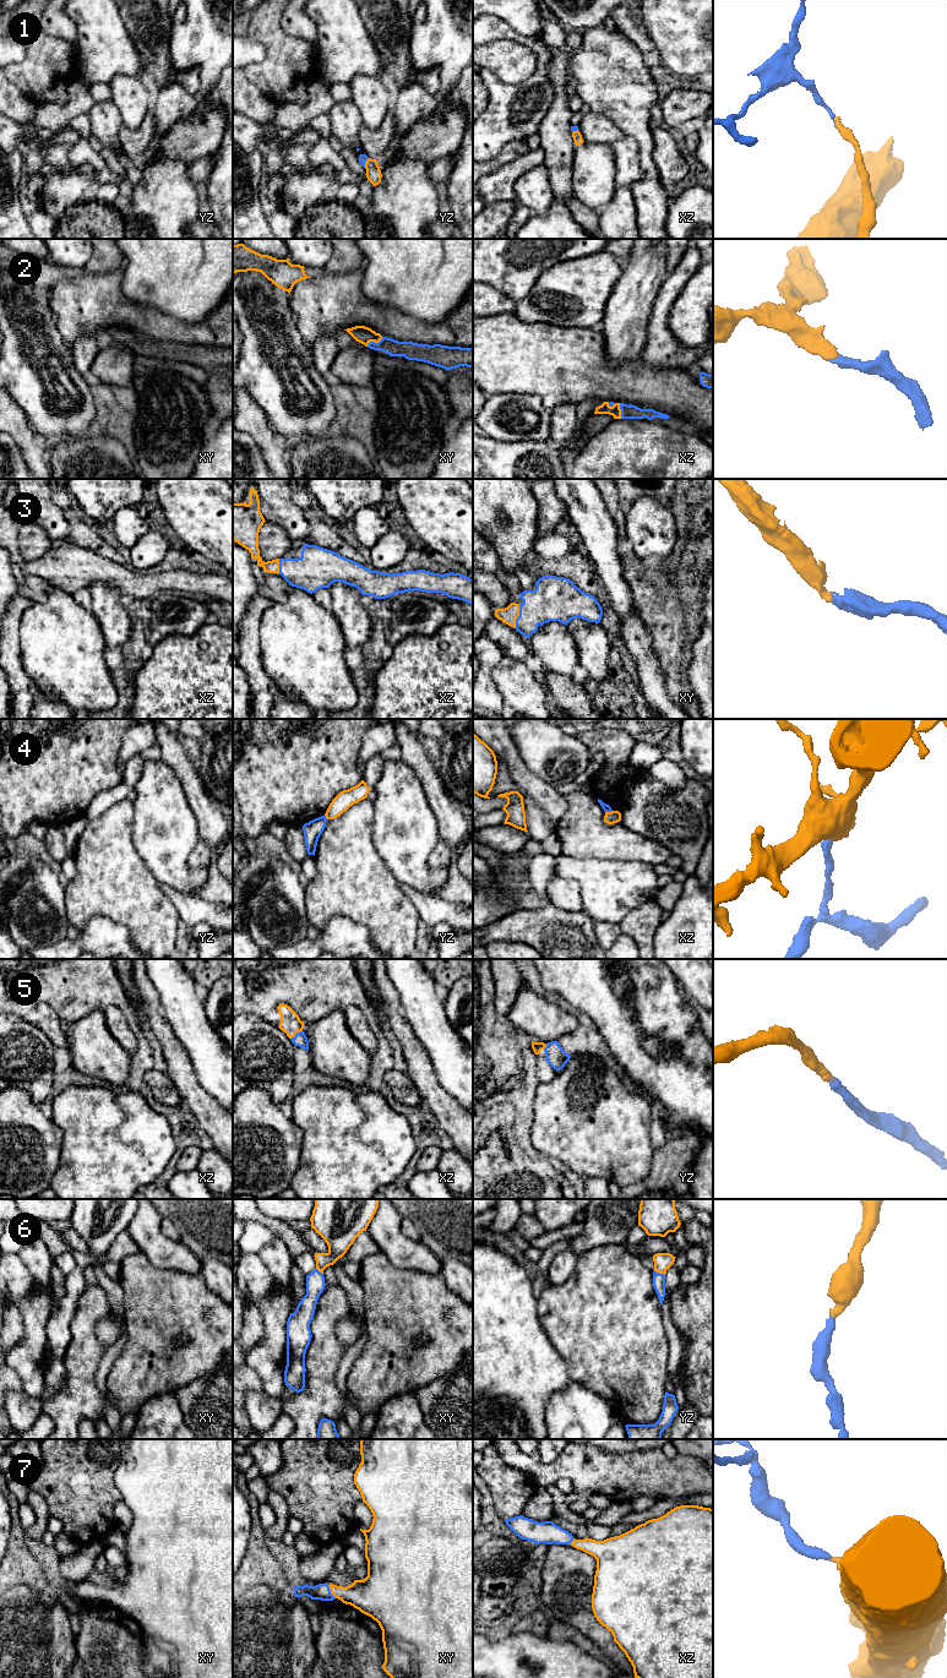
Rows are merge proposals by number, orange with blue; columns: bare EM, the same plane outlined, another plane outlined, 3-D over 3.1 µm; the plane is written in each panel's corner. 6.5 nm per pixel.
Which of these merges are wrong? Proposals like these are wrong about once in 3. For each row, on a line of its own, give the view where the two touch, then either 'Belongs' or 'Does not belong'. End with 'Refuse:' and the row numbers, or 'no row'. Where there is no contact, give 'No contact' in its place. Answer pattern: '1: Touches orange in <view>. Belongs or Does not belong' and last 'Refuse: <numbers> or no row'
1: Touches orange in yz. Belongs
2: Touches orange in xy. Belongs
3: Touches orange in xy. Belongs
4: Touches orange in yz. Does not belong
5: Touches orange in xz. Belongs
6: Touches orange in yz. Belongs
7: Touches orange in xy. Belongs
Refuse: 4

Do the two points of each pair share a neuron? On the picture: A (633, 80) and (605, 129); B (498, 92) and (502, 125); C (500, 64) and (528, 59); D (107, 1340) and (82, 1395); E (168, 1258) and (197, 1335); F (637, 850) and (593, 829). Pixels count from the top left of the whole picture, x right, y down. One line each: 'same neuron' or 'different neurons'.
A: different neurons
B: same neuron
C: same neuron
D: different neurons
E: different neurons
F: same neuron

